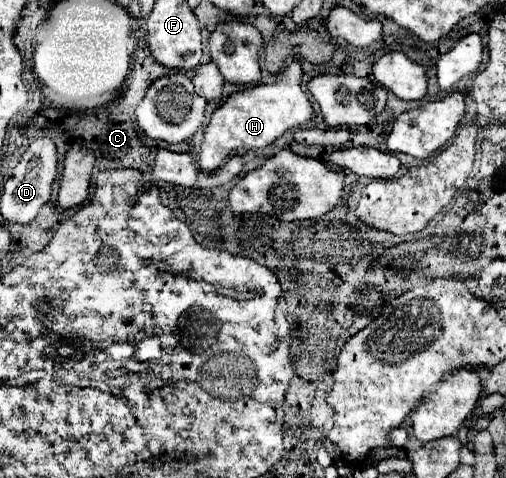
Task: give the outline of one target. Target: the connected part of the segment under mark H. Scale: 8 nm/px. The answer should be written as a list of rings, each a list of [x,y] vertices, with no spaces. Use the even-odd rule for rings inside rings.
[[[291,62],[287,66],[287,70],[279,74],[275,84],[253,86],[245,92],[231,94],[227,98],[227,102],[213,112],[213,116],[205,128],[205,136],[203,136],[203,144],[201,144],[201,152],[199,152],[201,170],[213,172],[225,162],[225,158],[231,152],[235,152],[239,148],[259,150],[259,148],[273,144],[283,132],[287,132],[291,128],[307,126],[309,120],[313,118],[313,108],[311,108],[307,94],[301,88],[301,76],[303,76],[301,64]]]

